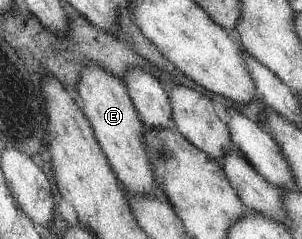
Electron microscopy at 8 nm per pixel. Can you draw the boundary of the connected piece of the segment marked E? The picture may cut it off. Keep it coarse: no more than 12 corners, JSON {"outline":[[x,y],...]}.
{"outline":[[89,63],[75,90],[129,195],[159,196],[121,76]]}

